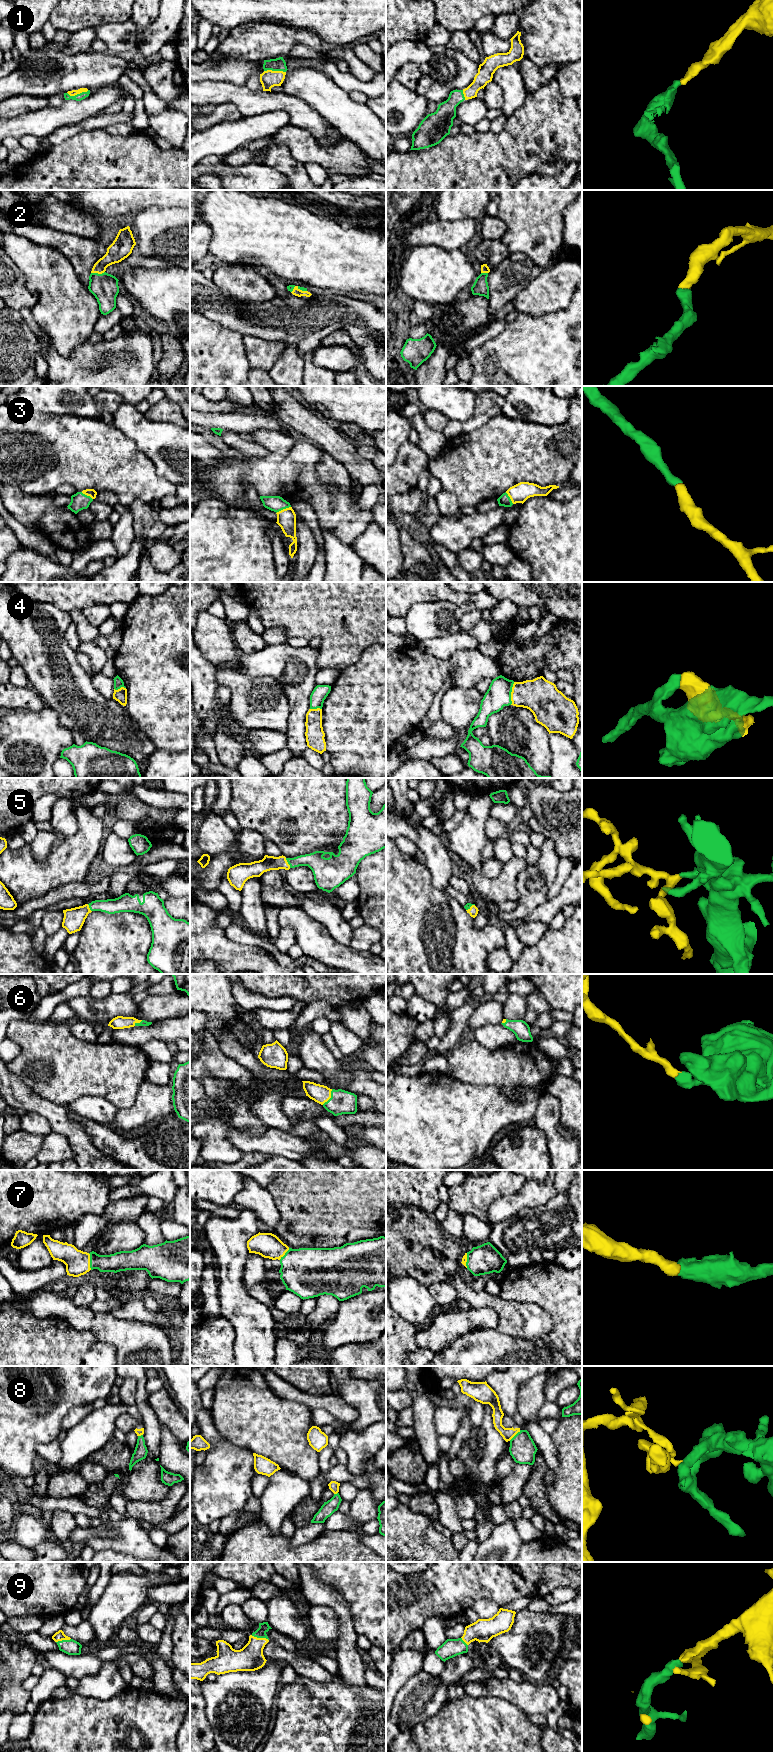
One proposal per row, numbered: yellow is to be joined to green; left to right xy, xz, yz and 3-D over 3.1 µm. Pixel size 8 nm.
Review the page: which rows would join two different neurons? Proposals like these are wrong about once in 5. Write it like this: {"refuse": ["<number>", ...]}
{"refuse": ["8"]}

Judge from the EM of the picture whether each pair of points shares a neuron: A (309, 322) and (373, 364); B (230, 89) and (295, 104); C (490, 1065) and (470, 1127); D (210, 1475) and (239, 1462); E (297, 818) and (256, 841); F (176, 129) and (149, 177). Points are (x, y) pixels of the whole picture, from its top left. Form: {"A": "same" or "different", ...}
{"A": "same", "B": "same", "C": "different", "D": "same", "E": "different", "F": "different"}

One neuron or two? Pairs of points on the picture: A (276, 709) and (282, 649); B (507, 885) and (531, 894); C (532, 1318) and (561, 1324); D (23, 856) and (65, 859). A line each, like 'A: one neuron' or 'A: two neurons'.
A: two neurons
B: two neurons
C: two neurons
D: one neuron

